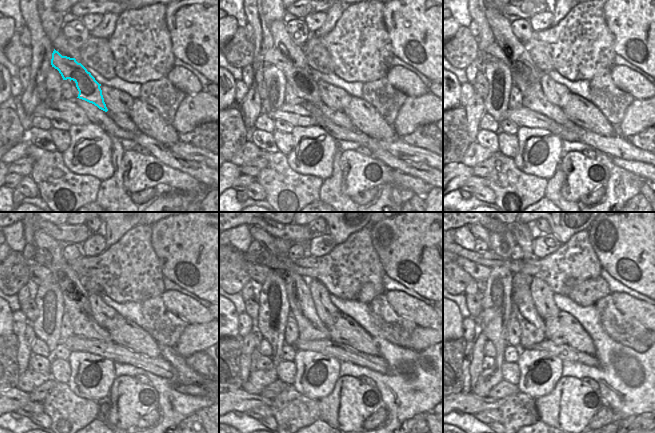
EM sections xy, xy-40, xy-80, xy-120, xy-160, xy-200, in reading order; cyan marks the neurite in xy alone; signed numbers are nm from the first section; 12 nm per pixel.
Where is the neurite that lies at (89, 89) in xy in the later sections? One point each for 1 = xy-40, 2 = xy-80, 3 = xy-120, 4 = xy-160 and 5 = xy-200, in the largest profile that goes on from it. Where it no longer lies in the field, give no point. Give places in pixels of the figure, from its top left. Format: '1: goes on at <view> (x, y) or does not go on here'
1: goes on at xy-40 (288, 65)
2: goes on at xy-80 (493, 53)
3: goes on at xy-120 (39, 275)
4: goes on at xy-160 (258, 273)
5: goes on at xy-200 (480, 273)

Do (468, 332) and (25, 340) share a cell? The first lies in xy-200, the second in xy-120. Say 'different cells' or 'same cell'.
different cells

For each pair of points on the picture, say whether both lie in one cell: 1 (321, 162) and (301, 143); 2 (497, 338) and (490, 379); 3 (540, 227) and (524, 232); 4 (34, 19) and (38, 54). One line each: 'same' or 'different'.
1: same
2: same
3: different
4: same

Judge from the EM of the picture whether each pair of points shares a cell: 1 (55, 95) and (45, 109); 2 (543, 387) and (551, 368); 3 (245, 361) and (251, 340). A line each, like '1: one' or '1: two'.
1: two
2: one
3: one

